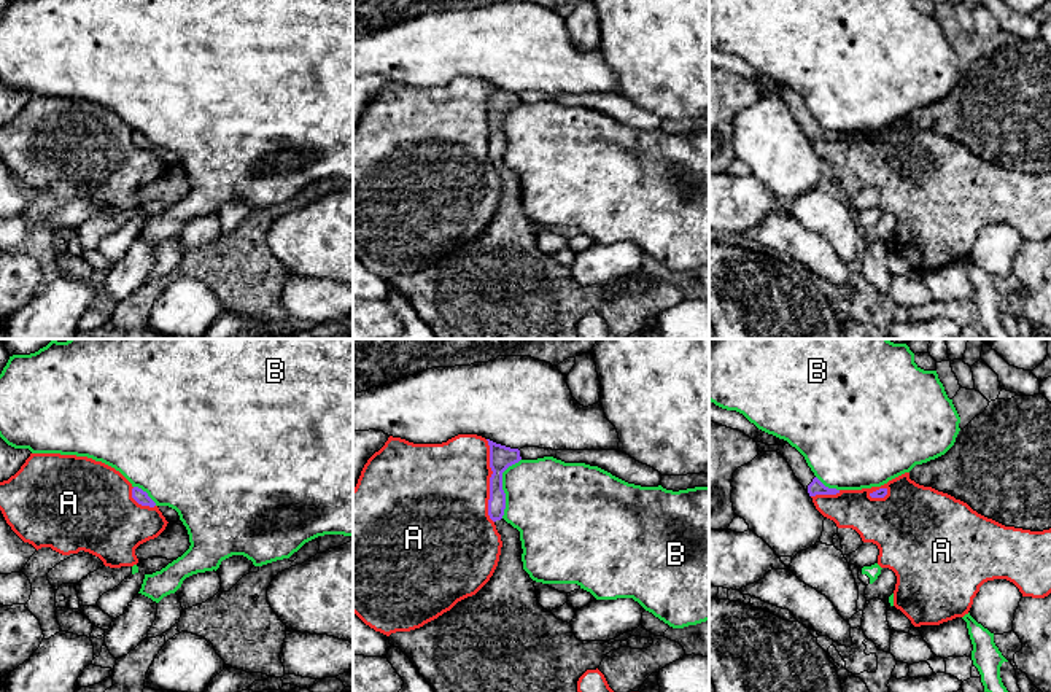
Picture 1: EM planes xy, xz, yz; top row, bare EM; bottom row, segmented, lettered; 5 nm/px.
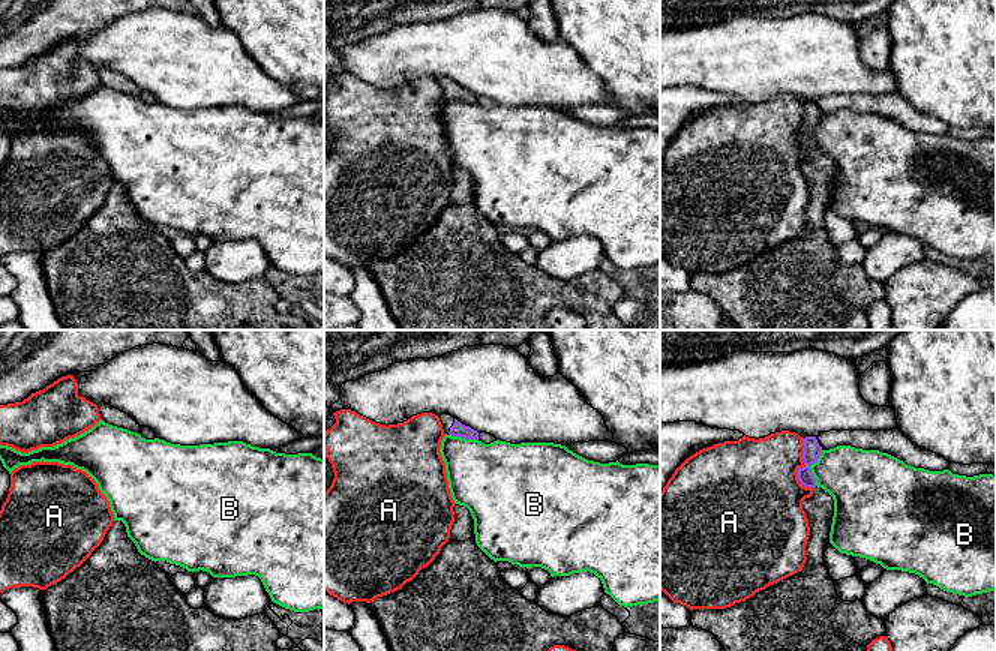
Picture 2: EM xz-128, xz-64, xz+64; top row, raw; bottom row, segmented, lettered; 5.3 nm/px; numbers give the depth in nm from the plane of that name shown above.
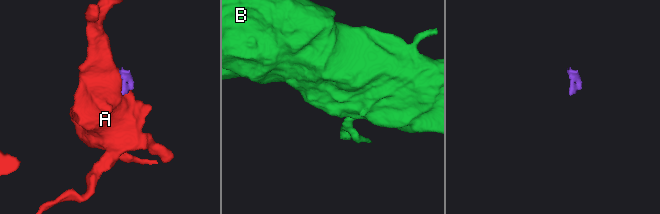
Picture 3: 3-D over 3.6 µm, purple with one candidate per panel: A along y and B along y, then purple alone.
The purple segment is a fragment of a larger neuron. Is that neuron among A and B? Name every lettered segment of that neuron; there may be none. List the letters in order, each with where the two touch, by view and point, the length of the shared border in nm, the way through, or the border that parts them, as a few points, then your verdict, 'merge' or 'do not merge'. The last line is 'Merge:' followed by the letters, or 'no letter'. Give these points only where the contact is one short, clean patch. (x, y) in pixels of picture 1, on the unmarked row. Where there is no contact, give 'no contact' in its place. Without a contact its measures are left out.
A: contact xz (490, 124); length 420 nm; border xz (485, 83), (492, 115), (488, 161), (493, 166); do not merge
B: contact xz (501, 131); length 320 nm; border xz (520, 102), (503, 116), (504, 158), (501, 161); do not merge
Merge: no letter

